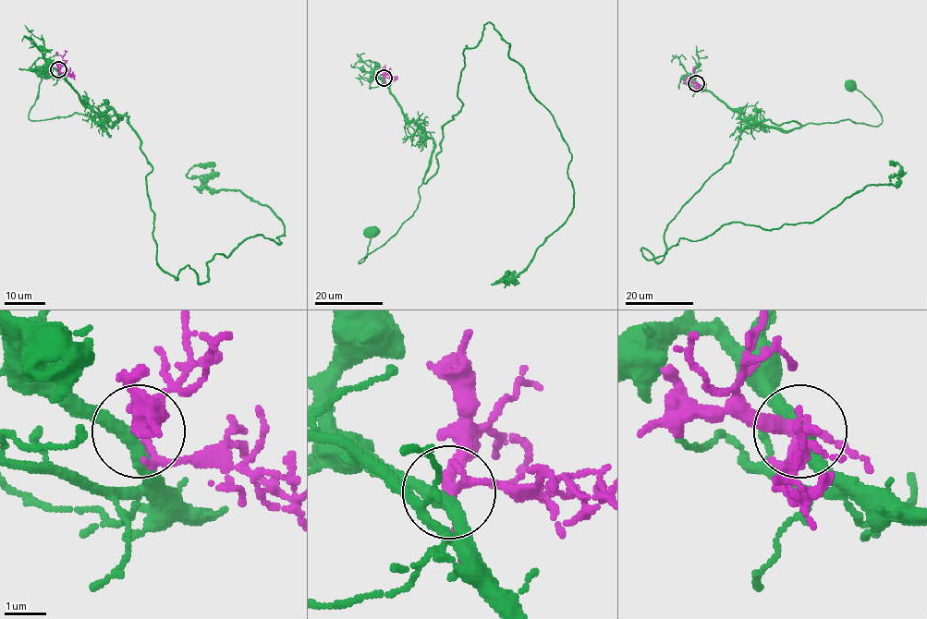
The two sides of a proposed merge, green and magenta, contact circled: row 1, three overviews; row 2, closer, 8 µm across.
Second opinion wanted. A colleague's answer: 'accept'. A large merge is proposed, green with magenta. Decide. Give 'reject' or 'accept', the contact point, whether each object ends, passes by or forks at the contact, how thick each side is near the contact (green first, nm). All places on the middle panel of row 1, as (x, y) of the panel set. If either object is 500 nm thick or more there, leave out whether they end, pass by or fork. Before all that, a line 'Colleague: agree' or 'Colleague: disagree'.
Colleague: disagree
reject | (384, 78) | green passes by | magenta forks | 320/240 nm

